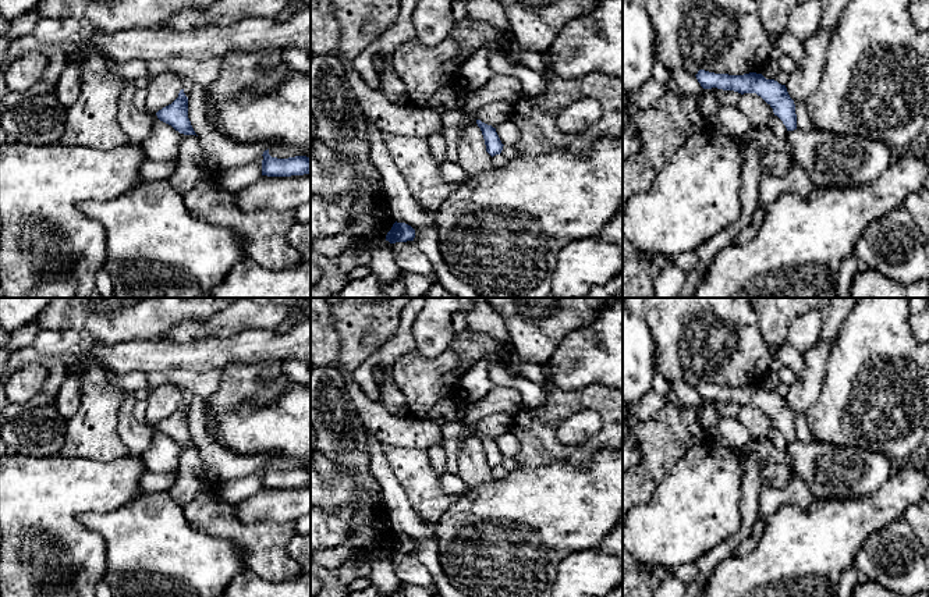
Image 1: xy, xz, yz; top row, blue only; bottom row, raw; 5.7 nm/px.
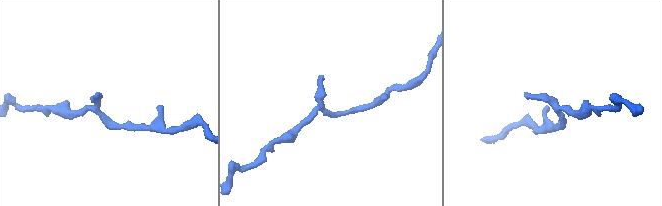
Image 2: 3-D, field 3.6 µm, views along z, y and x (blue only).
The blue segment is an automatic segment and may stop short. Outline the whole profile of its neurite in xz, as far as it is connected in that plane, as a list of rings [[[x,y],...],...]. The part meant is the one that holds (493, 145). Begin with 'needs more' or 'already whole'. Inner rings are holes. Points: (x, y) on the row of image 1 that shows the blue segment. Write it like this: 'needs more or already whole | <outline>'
already whole | [[[476,120],[478,127],[482,131],[485,145],[486,145],[486,152],[493,157],[496,154],[500,154],[503,150],[503,143],[496,132],[496,128],[492,125],[487,125],[482,122],[481,120]]]

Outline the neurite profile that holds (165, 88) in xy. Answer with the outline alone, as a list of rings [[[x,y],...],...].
[[[166,71],[157,74],[148,86],[146,107],[149,113],[157,113],[171,104],[182,89],[182,81],[178,74]]]

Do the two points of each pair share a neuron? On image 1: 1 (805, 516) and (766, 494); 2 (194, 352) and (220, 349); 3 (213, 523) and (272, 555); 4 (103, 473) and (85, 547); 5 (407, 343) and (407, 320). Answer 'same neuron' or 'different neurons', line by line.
1: different neurons
2: same neuron
3: same neuron
4: same neuron
5: same neuron

